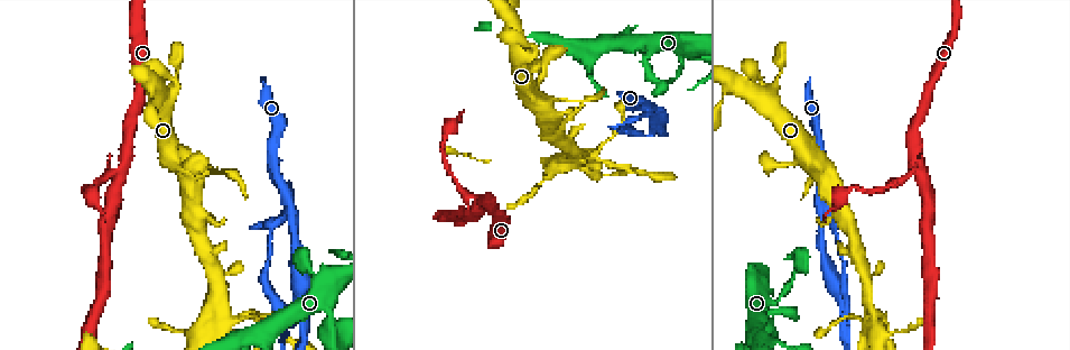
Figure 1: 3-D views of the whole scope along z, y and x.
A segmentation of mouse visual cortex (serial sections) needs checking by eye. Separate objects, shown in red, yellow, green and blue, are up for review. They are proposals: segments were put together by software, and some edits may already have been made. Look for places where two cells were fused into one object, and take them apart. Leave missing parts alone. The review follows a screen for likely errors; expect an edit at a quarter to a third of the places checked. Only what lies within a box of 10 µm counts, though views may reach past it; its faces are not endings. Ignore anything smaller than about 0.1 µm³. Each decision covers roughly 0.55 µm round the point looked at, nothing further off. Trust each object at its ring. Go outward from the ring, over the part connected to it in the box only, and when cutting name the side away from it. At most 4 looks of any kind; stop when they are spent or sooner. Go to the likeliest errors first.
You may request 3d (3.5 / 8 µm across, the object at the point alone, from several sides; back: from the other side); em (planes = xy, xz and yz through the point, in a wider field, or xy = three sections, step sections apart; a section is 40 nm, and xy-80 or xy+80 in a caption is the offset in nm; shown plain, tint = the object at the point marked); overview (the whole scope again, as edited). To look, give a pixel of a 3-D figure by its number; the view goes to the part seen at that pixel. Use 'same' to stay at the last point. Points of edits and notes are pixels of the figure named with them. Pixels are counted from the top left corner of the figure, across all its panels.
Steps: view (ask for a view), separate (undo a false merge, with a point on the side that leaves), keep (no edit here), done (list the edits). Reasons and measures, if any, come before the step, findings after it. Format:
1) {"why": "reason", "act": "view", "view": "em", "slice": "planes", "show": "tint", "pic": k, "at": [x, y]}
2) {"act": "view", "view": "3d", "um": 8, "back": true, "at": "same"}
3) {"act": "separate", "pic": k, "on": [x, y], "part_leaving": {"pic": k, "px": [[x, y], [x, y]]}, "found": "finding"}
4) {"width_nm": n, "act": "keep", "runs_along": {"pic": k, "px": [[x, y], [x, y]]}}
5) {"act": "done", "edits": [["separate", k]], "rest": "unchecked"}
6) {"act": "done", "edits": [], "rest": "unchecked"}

{"why": "side arm on a straight run", "act": "view", "view": "3d", "um": 3.5, "back": true, "pic": 1, "at": [289, 211]}

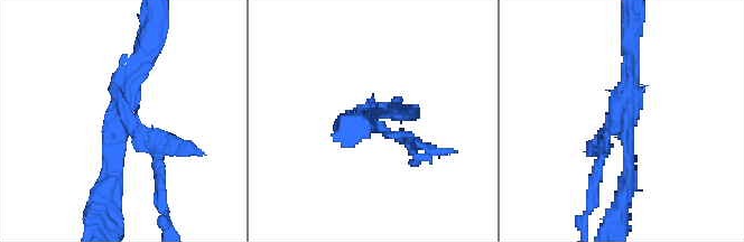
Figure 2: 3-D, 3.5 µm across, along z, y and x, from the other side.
{"arms": 3, "arm_widths_nm": [150, 200, 250], "why": "shape alone is not enough", "act": "view", "view": "em", "slice": "xy", "step": 1, "show": "tint", "pic": 2, "at": [375, 119]}

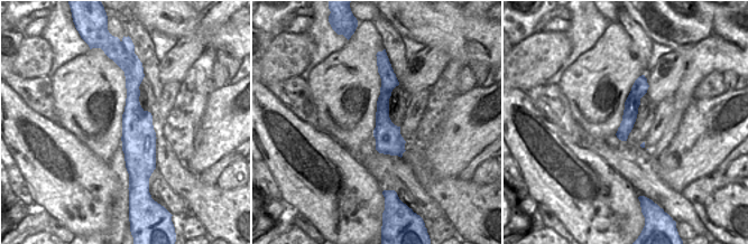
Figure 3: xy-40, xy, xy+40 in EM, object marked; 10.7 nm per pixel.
{"act": "separate", "pic": 2, "on": [164, 136], "part_leaving": {"pic": 2, "px": [[133, 128], [157, 152], [165, 221]]}, "found": "a second cell is stuck on"}

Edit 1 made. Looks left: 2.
{"why": "two arms in line, one across", "act": "view", "view": "3d", "um": 3.5, "pic": 1, "at": [123, 167]}

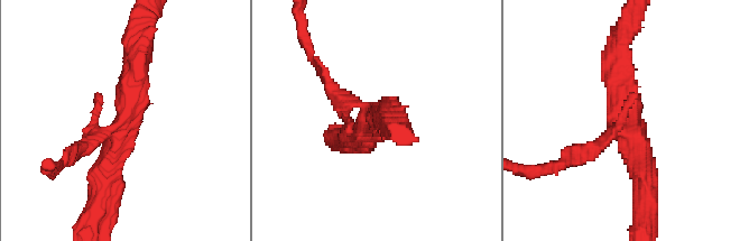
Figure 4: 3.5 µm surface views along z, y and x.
{"act": "view", "view": "em", "slice": "xy", "step": 5, "show": "tint", "pic": 4, "at": [127, 125]}

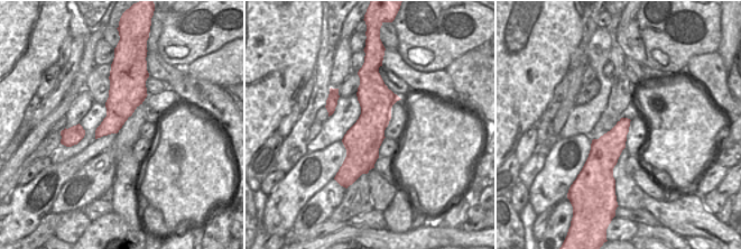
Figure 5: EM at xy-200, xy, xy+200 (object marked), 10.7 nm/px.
{"act": "separate", "pic": 4, "on": [597, 148], "part_leaving": {"pic": 4, "px": [[611, 131], [562, 166], [534, 169]]}, "found": "a second cell is stuck on"}

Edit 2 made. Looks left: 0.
{"act": "done", "edits": [["separate", 2], ["separate", 4]], "rest": "unchecked"}

